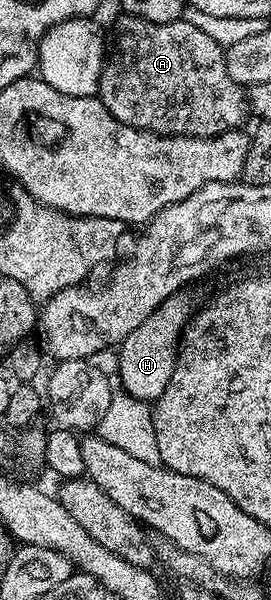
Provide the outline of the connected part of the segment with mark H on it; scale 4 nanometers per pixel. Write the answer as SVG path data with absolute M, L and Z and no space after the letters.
M181 291L170 295L170 299L162 302L156 310L126 339L120 342L118 352L120 352L120 385L123 392L128 393L134 399L149 403L159 402L162 391L170 383L170 375L174 375L176 366L176 356L180 353L180 343L188 322L194 316L192 301L187 297L187 292Z

